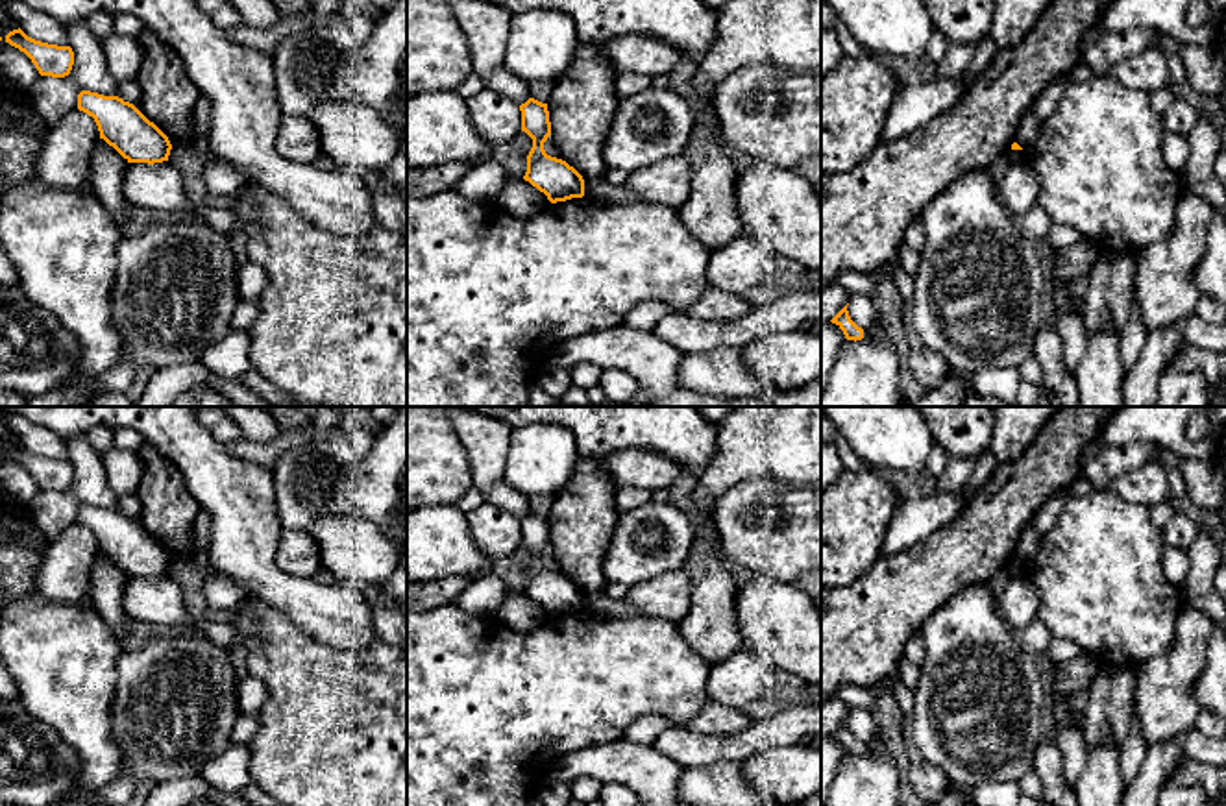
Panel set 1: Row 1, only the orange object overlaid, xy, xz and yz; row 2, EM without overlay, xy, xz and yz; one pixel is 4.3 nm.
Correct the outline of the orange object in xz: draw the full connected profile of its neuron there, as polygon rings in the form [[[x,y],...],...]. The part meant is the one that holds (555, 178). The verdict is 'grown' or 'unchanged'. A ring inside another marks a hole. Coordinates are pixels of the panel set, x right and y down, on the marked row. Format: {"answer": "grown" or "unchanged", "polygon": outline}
{"answer": "unchanged", "polygon": [[[529,98],[520,105],[520,111],[521,131],[533,139],[523,179],[544,192],[551,203],[582,198],[582,176],[566,161],[551,157],[544,150],[544,142],[551,135],[547,104]]]}

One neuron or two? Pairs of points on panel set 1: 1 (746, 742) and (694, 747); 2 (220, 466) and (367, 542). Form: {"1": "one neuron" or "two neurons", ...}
{"1": "one neuron", "2": "two neurons"}

